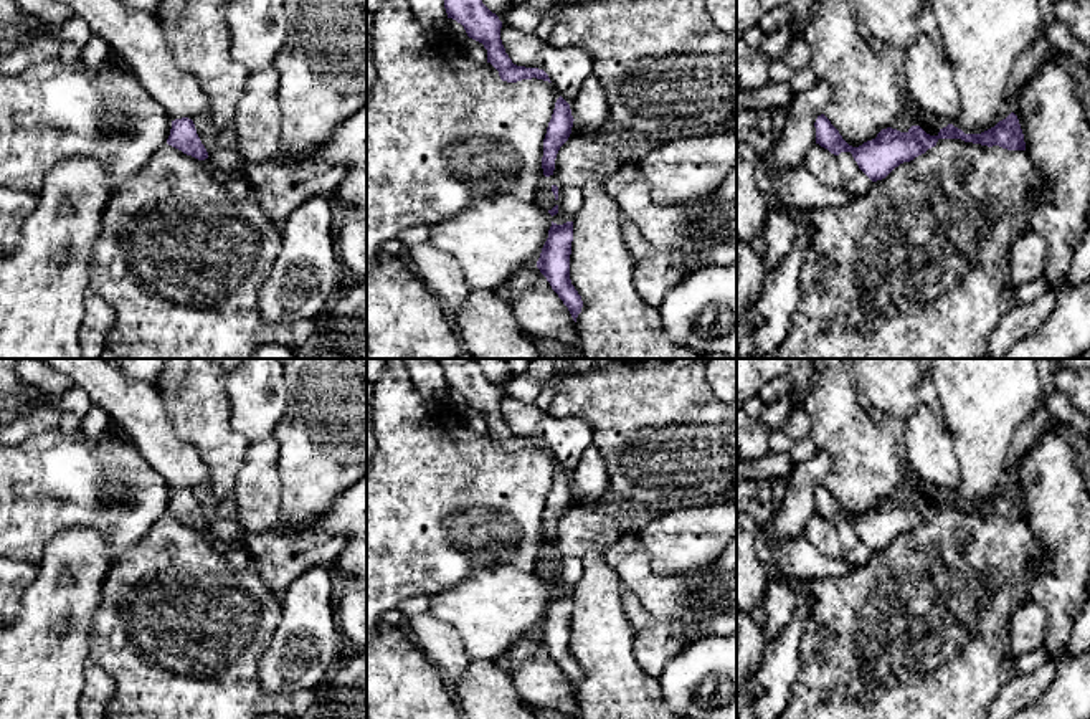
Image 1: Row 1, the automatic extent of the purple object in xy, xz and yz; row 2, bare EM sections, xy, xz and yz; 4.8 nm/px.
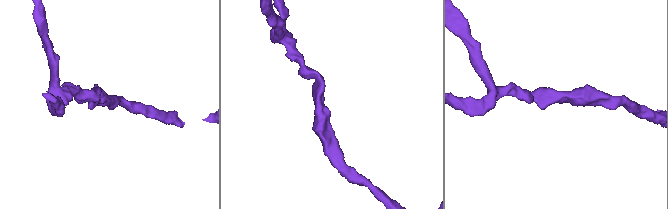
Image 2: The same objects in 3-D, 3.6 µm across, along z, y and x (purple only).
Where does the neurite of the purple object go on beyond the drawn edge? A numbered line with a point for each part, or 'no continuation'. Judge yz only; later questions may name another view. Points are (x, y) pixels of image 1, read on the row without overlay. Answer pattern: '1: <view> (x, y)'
no continuation

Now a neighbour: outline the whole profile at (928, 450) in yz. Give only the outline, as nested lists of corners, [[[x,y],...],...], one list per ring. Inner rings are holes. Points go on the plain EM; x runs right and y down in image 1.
[[[922,407],[905,420],[902,450],[918,479],[948,494],[955,491],[960,481],[960,463],[953,436],[931,408]]]

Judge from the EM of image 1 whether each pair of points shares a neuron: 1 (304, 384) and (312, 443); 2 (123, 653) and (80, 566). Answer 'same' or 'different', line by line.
1: same
2: different

